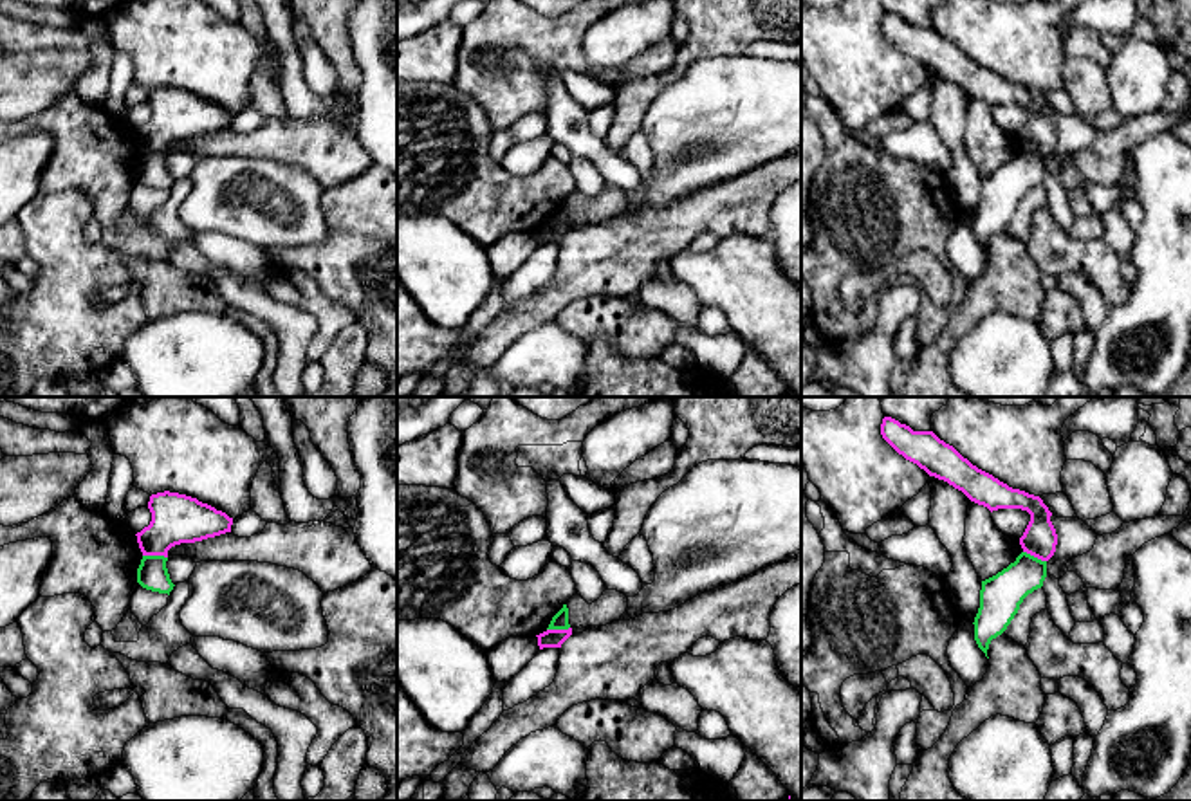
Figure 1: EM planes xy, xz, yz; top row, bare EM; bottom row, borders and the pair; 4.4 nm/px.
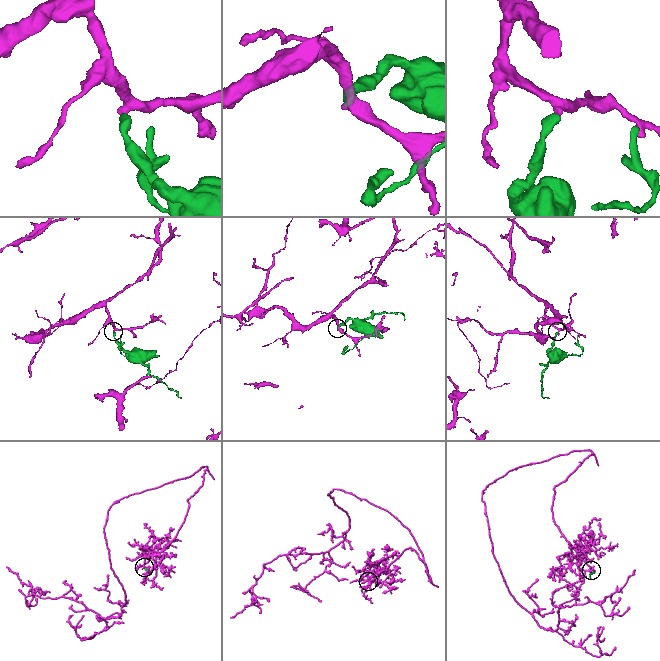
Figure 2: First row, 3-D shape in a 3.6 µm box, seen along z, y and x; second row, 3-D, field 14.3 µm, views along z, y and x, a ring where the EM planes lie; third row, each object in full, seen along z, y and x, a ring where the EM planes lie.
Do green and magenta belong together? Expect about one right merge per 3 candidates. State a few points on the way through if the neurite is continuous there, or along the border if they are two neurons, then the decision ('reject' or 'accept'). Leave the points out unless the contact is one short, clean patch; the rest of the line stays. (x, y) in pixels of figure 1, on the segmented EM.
along xy (143, 554), (163, 554), (166, 558) | reject

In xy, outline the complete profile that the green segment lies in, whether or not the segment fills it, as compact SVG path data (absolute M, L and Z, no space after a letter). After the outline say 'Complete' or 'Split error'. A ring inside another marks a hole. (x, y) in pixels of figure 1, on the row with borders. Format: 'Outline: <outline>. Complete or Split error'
Outline: M143 556L137 568L137 583L146 590L170 595L175 585L170 579L166 561L168 557L164 556Z. Complete

